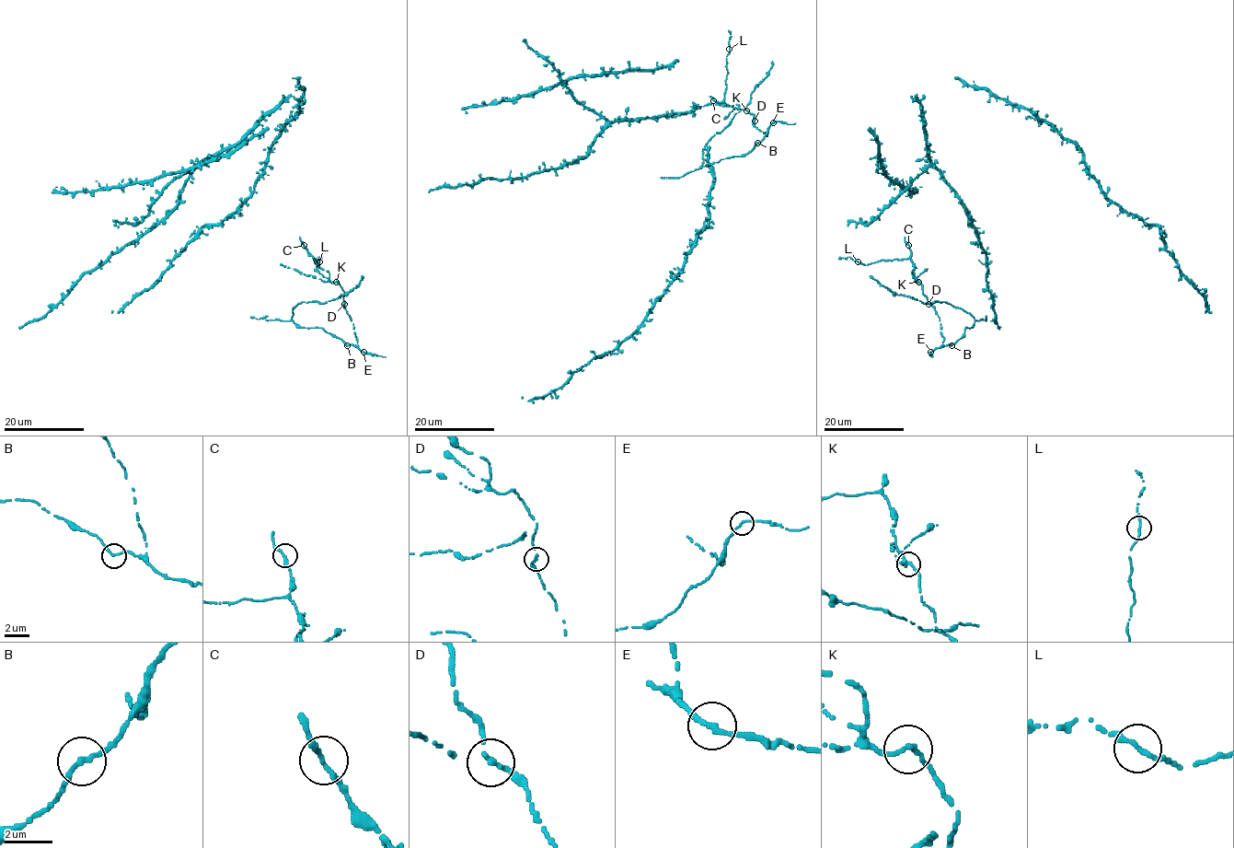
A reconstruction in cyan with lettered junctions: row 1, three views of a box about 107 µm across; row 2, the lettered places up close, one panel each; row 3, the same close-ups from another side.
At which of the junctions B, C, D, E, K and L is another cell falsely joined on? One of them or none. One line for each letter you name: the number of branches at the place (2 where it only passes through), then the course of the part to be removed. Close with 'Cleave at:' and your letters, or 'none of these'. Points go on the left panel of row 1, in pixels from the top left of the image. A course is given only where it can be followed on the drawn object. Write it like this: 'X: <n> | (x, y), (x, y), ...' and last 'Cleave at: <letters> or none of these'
Cleave at: none of these

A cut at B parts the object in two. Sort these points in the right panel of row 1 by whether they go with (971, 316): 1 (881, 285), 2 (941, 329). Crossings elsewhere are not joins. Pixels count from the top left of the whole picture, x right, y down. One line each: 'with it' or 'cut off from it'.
1: with it
2: cut off from it

